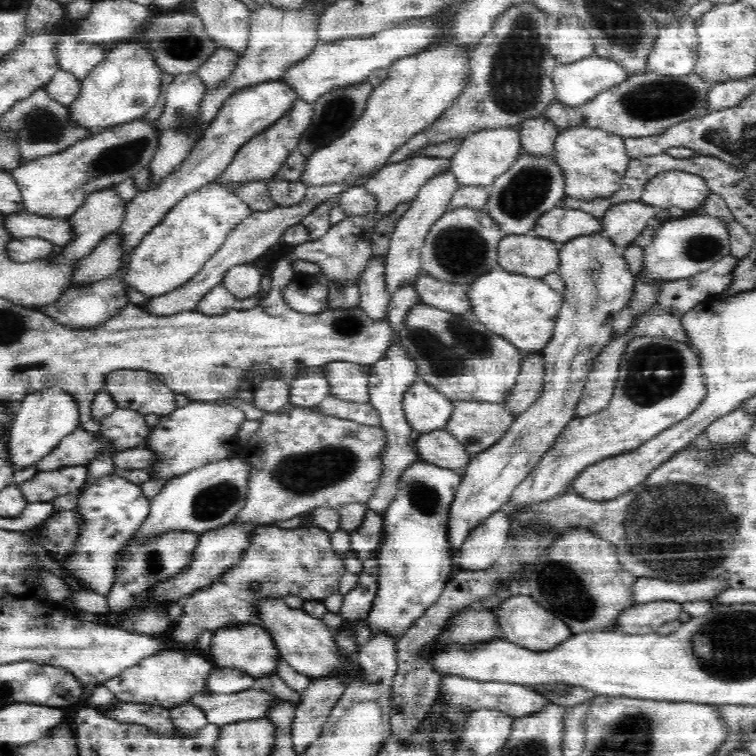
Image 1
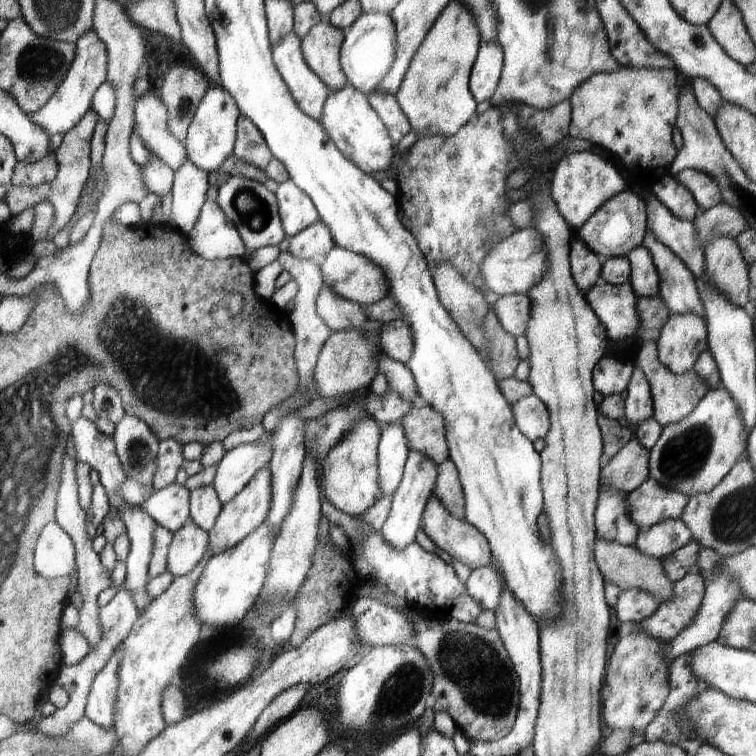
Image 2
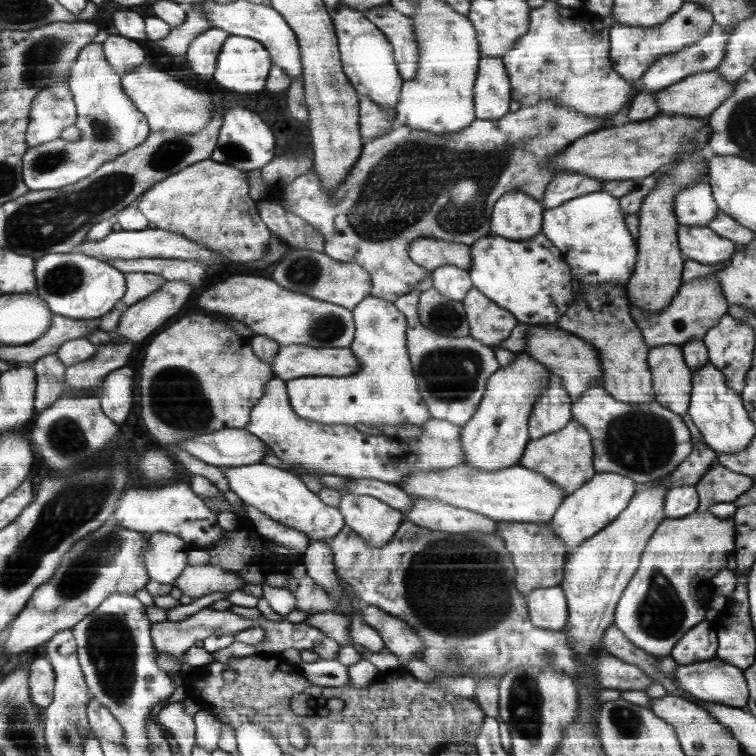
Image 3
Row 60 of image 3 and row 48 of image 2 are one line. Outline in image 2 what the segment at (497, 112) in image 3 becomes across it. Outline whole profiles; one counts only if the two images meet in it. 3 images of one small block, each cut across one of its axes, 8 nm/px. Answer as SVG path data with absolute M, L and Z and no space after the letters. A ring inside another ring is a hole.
M496 40L481 41L477 64L471 78L473 97L478 102L488 100L494 93L501 77L503 67L503 48Z

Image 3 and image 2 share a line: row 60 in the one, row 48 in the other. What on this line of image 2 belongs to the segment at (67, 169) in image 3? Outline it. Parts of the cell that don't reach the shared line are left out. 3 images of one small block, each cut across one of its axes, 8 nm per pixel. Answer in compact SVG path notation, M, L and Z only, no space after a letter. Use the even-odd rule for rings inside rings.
M94 28L94 30L86 33L82 38L79 38L76 43L76 58L61 87L50 99L48 105L42 108L41 111L30 115L44 127L50 135L58 134L58 132L67 135L68 131L73 129L93 107L92 101L96 92L98 92L102 83L107 80L109 54L98 31Z

